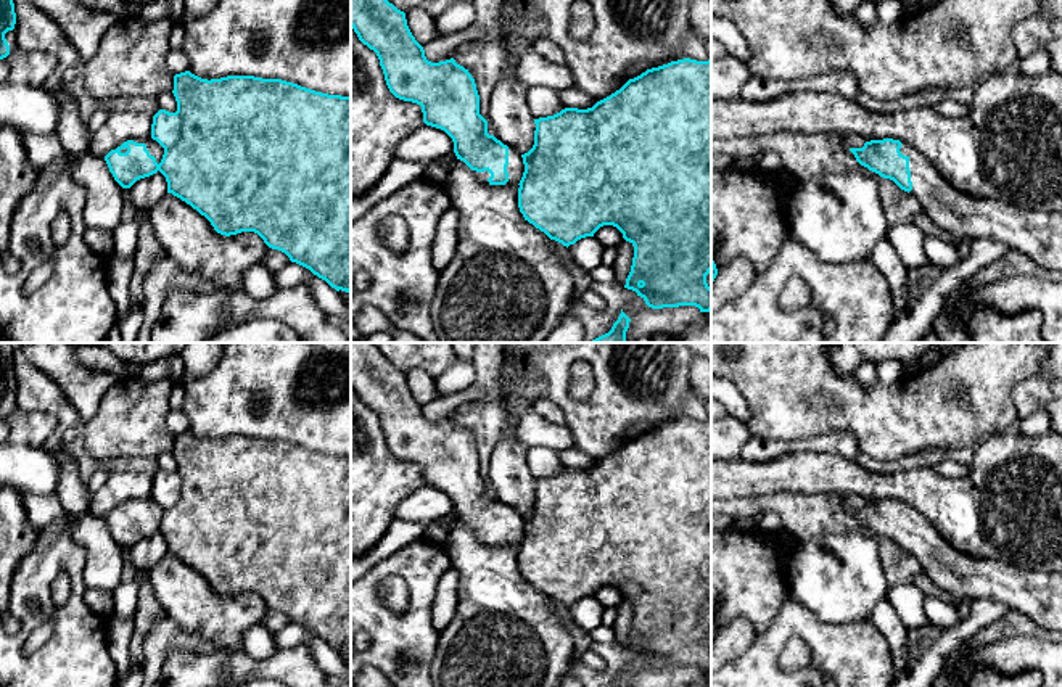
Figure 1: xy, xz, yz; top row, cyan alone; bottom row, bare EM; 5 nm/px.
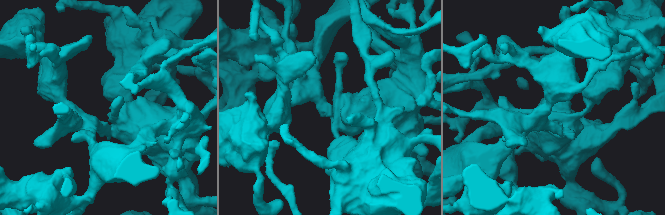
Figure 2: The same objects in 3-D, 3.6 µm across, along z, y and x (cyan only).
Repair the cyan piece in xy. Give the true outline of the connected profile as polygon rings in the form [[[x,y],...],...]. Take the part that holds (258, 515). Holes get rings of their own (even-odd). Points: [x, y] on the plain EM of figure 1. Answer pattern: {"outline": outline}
{"outline": [[[190,431],[174,436],[172,450],[177,471],[159,470],[153,476],[151,497],[127,500],[116,510],[111,510],[105,521],[114,541],[122,549],[130,549],[137,541],[150,537],[158,531],[166,537],[167,553],[180,558],[201,576],[204,576],[214,590],[230,597],[241,592],[257,594],[264,603],[285,613],[291,623],[309,629],[314,636],[325,640],[336,652],[351,652],[351,457],[328,455],[301,447],[282,439],[262,439],[254,436],[227,436],[220,439],[201,439]]]}

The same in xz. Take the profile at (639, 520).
{"outline": [[[351,343],[351,388],[359,401],[377,413],[389,452],[399,460],[420,465],[423,483],[444,491],[452,499],[457,520],[475,531],[483,544],[520,545],[518,568],[525,581],[566,608],[581,599],[594,597],[603,586],[613,586],[623,594],[623,599],[634,607],[632,626],[624,648],[636,652],[652,669],[695,666],[700,673],[711,671],[711,648],[706,644],[706,636],[711,632],[711,420],[697,422],[684,418],[647,430],[640,436],[629,439],[610,457],[597,462],[592,468],[565,468],[554,476],[534,479],[534,505],[528,513],[518,515],[513,508],[508,508],[494,496],[488,494],[488,481],[480,475],[480,455],[468,430],[457,425],[454,418],[439,423],[428,422],[423,407],[415,401],[407,386],[405,373],[389,364],[375,343]]]}

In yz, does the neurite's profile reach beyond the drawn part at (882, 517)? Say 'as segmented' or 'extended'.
extended

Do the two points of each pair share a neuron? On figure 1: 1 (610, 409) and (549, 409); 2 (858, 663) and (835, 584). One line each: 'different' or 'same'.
1: different
2: different

